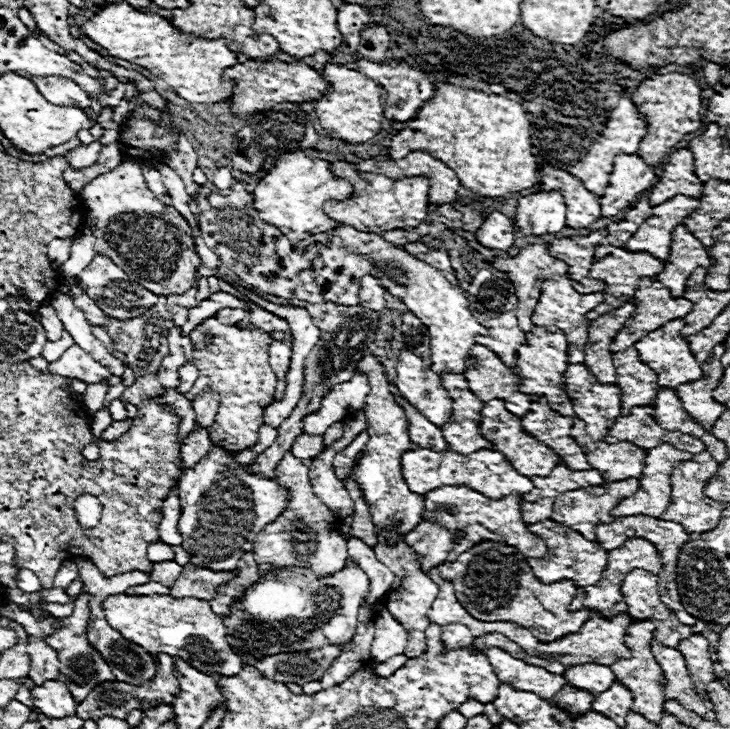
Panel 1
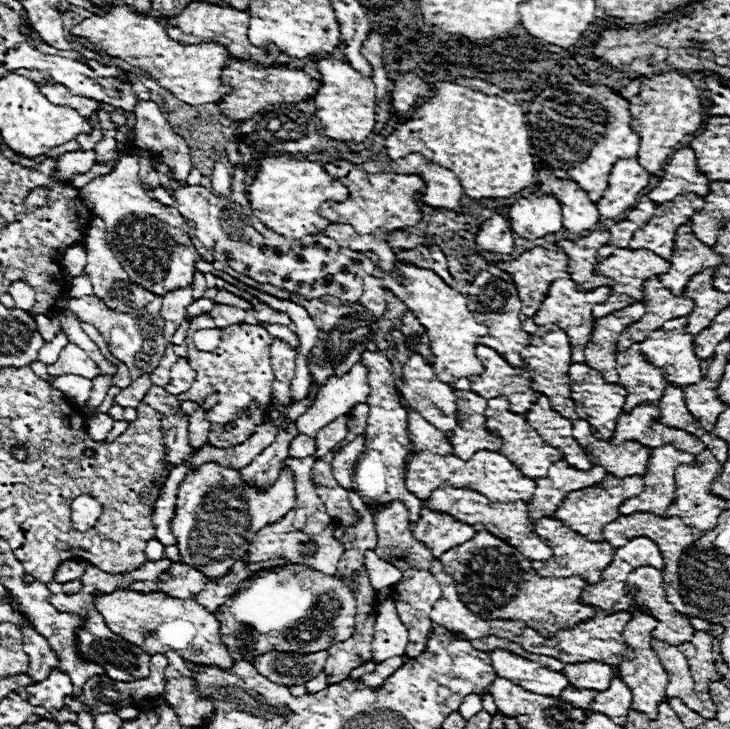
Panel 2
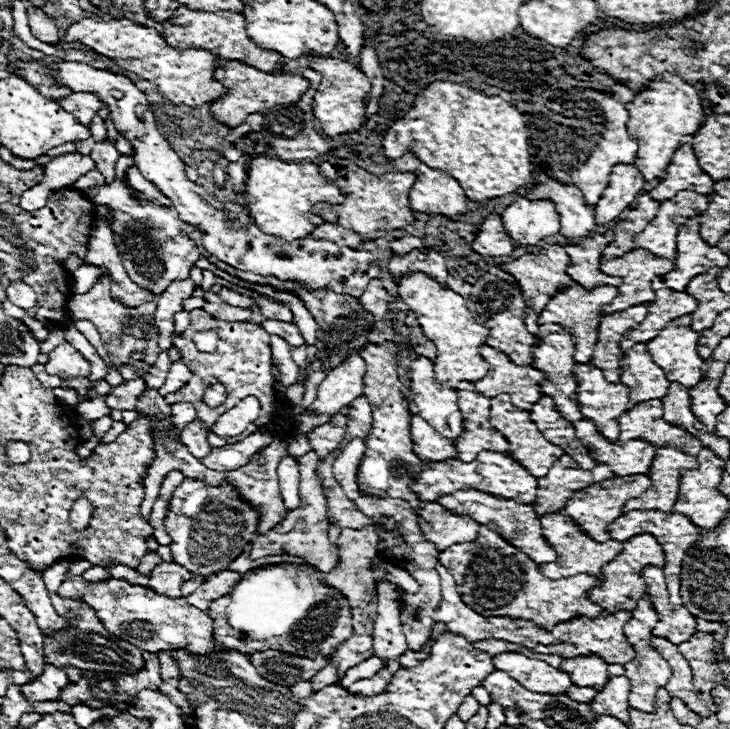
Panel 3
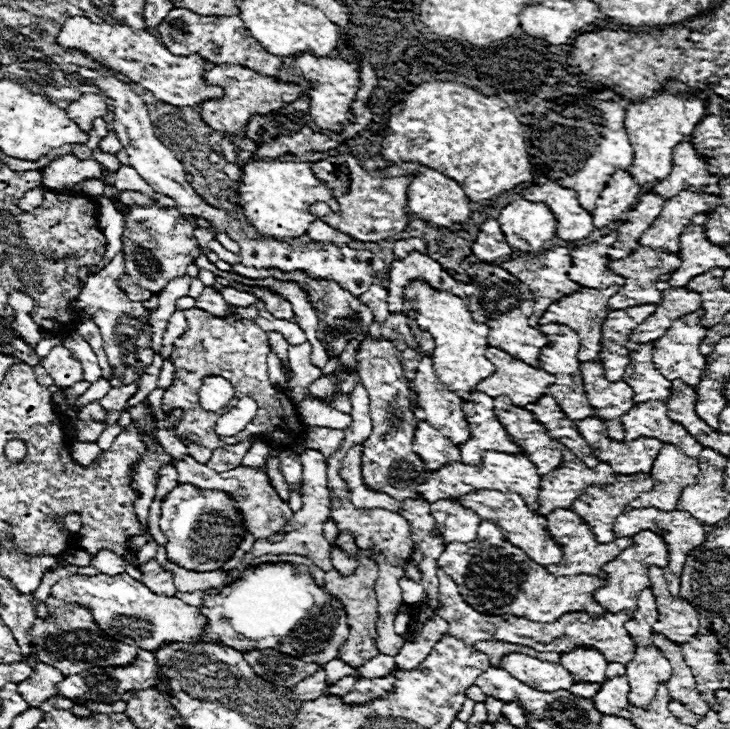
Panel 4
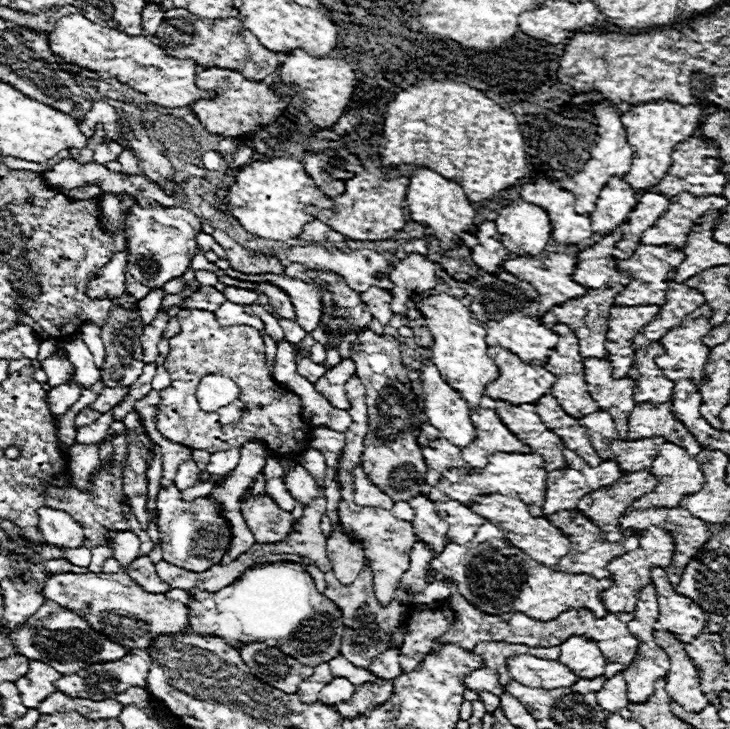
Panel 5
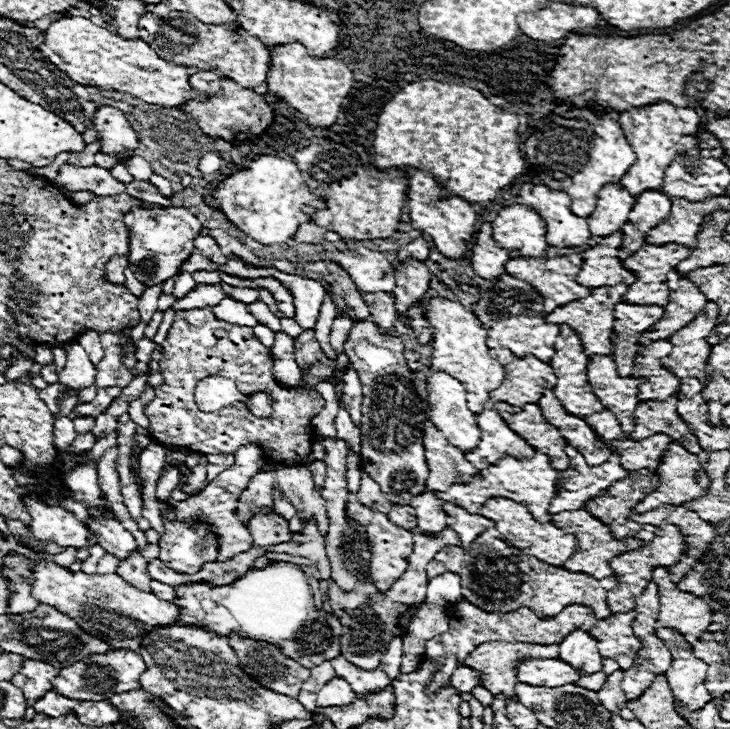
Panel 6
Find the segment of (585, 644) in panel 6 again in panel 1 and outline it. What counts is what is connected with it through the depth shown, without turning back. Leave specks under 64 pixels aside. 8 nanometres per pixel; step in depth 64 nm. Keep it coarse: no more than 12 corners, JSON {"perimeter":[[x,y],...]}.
{"perimeter":[[568,666],[568,686],[598,696],[612,686],[616,676],[610,666]]}

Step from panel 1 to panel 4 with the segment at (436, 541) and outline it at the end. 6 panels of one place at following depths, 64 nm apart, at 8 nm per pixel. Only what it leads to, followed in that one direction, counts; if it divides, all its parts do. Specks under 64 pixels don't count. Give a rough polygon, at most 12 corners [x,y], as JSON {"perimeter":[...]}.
{"perimeter":[[450,500],[430,504],[444,544],[476,540],[482,520]]}

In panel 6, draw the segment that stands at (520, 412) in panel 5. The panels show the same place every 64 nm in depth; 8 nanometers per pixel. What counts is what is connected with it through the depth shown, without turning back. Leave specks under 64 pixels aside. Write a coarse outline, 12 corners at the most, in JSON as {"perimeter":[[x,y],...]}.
{"perimeter":[[496,402],[508,426],[554,470],[570,466],[560,430],[534,412]]}

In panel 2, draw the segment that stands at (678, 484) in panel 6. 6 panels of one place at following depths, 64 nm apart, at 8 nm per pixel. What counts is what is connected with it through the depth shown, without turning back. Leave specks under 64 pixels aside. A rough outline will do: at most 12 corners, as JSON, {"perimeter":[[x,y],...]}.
{"perimeter":[[664,444],[652,448],[646,490],[620,514],[662,516],[674,502],[674,470],[694,456]]}

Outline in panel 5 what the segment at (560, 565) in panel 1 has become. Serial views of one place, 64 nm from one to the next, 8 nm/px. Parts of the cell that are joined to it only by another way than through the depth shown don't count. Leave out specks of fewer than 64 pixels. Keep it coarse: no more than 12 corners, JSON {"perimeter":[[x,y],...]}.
{"perimeter":[[580,512],[548,516],[572,548],[558,572],[608,578],[606,564],[636,548],[636,538],[606,542]]}

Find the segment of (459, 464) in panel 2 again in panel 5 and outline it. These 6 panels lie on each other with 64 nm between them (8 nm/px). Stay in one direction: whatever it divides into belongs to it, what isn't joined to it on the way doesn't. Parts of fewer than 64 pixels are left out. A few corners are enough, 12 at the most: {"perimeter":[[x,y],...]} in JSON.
{"perimeter":[[496,452],[452,468],[426,496],[516,496],[542,516],[546,470],[536,454]]}

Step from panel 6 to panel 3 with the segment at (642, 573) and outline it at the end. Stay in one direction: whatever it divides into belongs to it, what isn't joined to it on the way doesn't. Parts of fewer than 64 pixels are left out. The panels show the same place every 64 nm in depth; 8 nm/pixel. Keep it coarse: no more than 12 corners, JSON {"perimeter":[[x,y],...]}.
{"perimeter":[[652,534],[624,542],[588,598],[614,614],[634,610],[646,586],[640,568],[664,566]]}

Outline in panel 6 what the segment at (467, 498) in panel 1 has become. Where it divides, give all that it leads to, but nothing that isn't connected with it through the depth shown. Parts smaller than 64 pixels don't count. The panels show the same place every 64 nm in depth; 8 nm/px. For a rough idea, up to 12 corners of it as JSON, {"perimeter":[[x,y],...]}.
{"perimeter":[[488,498],[480,516],[506,542],[540,562],[560,566],[576,538],[532,518],[510,498]]}

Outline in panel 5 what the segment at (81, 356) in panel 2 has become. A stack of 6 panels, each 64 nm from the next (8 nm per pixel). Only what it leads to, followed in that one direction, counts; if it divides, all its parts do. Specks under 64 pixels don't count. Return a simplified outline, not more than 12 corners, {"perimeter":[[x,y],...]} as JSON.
{"perimeter":[[54,352],[42,360],[50,386],[68,384],[74,366]]}

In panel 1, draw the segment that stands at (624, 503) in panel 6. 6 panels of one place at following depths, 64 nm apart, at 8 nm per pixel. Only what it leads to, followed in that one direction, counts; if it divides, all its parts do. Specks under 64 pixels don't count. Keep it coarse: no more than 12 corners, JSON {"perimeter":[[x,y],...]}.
{"perimeter":[[638,480],[564,492],[550,518],[596,540],[594,526],[612,522]]}

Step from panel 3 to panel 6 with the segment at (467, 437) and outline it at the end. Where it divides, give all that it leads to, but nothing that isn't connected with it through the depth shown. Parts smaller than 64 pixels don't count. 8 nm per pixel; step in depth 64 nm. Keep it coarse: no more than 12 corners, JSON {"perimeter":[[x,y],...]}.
{"perimeter":[[494,408],[476,414],[484,440],[464,454],[484,470],[504,454],[532,458],[536,450],[506,426]]}

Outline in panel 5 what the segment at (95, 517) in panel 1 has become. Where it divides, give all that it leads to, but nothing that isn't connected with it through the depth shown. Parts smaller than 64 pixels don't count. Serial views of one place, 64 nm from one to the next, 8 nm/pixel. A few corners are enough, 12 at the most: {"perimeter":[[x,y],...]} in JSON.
{"perimeter":[[40,508],[38,528],[46,542],[80,548],[84,528],[70,514]]}

